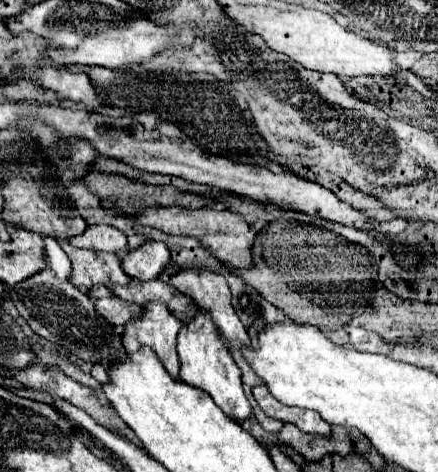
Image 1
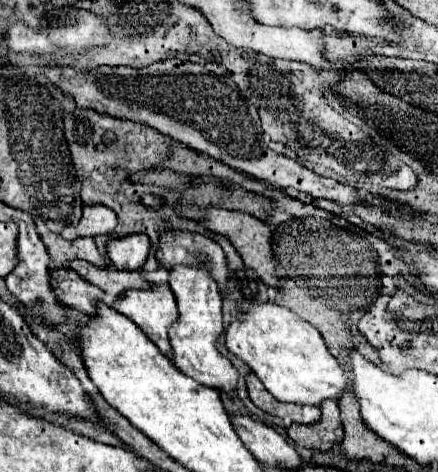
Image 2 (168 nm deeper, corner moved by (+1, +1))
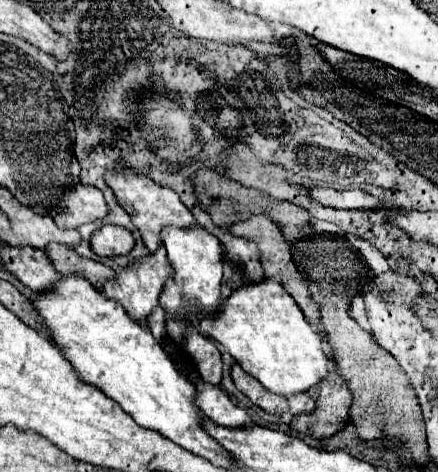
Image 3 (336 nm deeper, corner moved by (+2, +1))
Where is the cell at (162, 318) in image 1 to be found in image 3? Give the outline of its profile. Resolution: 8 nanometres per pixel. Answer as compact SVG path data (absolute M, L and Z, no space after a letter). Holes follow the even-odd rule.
M161 244L155 252L143 256L143 258L137 258L133 264L121 268L113 280L105 282L101 292L107 298L113 298L115 302L119 302L129 312L129 316L133 320L137 320L141 324L147 324L147 316L159 304L159 294L161 294L161 290L165 286L165 280L171 274L173 274L173 268L169 266L169 260L167 260L167 254L165 254L165 246Z

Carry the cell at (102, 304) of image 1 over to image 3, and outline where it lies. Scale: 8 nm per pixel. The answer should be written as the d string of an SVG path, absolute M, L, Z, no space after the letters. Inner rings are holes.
M1 242L1 264L33 292L43 292L53 286L57 278L61 278L45 252L29 250L29 246L9 246Z

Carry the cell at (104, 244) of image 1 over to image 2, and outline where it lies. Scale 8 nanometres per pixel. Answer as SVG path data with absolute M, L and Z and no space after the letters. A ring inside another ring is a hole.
M84 206L80 224L76 226L66 226L61 231L61 236L65 240L74 240L78 237L100 236L100 234L110 234L116 228L118 220L116 214L106 208L106 206ZM71 231L71 233L69 233Z

